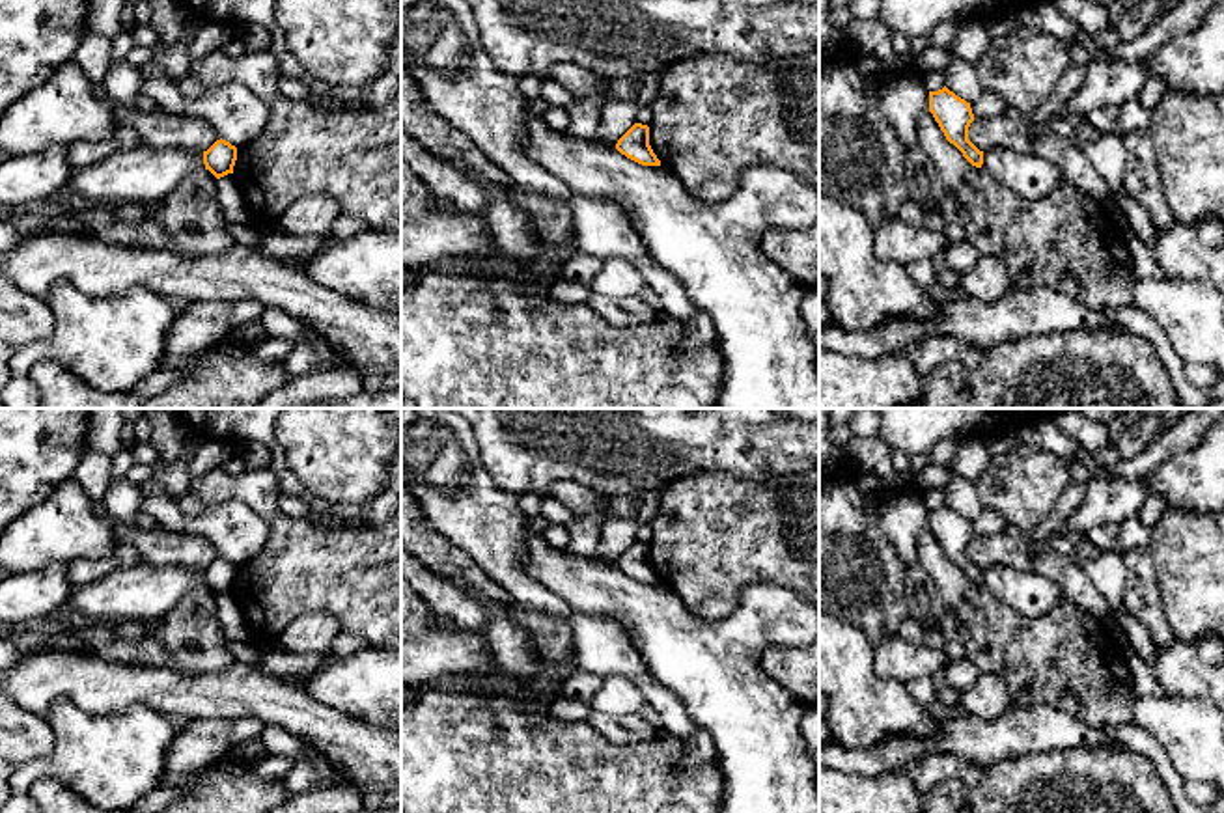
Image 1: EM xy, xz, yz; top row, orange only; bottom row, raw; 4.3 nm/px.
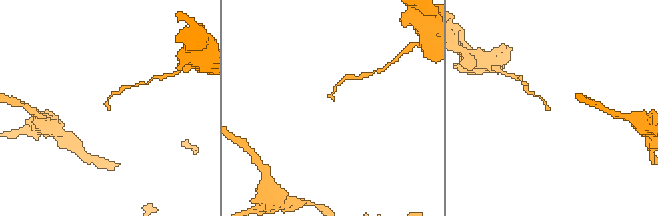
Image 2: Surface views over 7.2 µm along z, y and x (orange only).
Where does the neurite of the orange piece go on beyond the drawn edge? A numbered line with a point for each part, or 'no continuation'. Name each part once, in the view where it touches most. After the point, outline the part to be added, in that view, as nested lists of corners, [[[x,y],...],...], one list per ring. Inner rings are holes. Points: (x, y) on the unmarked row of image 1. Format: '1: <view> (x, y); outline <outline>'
no continuation

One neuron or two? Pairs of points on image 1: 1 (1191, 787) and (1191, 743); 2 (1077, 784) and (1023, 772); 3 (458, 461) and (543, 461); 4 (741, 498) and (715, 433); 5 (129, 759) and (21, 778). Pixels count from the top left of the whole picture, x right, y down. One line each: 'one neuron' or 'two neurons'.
1: two neurons
2: one neuron
3: two neurons
4: two neurons
5: one neuron

